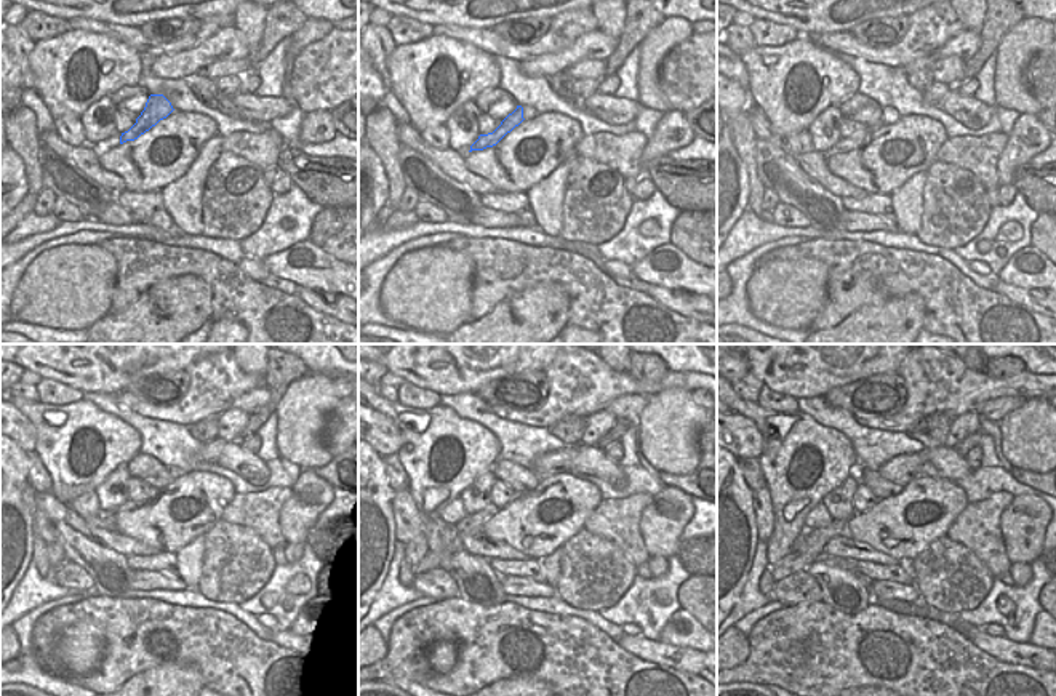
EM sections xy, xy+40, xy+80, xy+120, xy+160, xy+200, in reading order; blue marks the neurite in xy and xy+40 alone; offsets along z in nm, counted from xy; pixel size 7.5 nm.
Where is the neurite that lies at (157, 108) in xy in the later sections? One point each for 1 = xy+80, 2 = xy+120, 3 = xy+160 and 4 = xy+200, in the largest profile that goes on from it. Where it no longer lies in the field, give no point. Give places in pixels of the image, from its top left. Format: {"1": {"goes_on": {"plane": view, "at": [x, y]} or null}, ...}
{"1": {"goes_on": {"plane": "xy+80", "at": [845, 144]}}, "2": {"goes_on": {"plane": "xy+120", "at": [128, 506]}}, "3": {"goes_on": {"plane": "xy+160", "at": [471, 524]}}, "4": {"goes_on": {"plane": "xy+200", "at": [807, 549]}}}

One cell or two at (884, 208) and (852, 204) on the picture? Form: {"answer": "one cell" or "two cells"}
{"answer": "one cell"}

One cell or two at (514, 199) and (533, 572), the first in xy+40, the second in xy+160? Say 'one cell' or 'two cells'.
one cell

